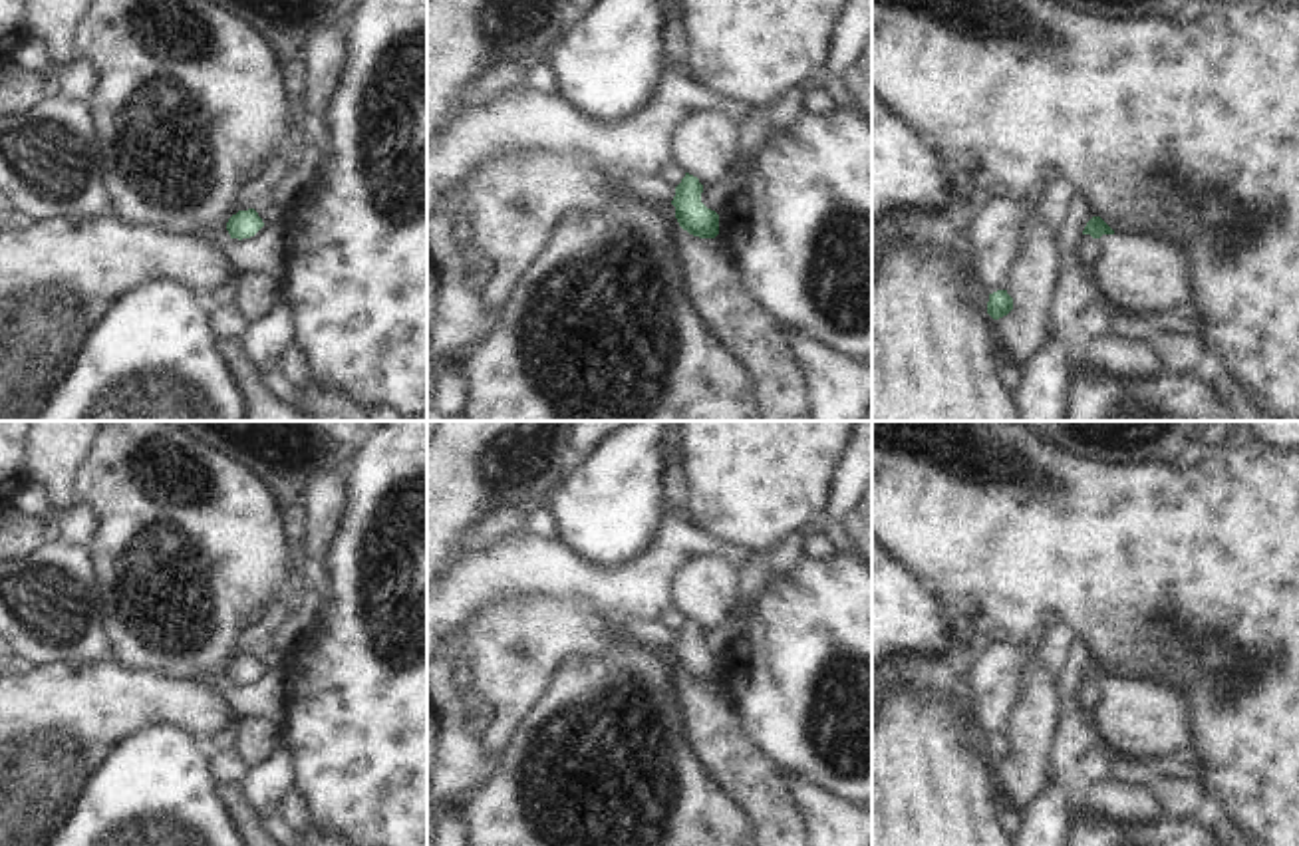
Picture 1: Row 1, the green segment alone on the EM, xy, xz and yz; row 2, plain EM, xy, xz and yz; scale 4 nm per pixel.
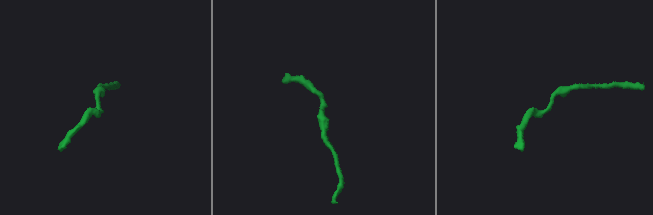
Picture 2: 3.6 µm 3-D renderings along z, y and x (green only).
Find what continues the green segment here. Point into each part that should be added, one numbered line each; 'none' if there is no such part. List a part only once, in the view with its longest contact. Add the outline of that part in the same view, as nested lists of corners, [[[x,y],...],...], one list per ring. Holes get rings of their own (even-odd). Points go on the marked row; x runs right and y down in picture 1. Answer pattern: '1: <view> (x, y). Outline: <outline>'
none

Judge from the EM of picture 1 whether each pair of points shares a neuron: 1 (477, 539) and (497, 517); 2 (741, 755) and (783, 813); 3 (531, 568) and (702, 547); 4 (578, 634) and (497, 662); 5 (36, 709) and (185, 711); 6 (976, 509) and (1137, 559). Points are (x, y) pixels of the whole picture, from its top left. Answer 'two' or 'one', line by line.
1: one
2: one
3: one
4: one
5: one
6: one

